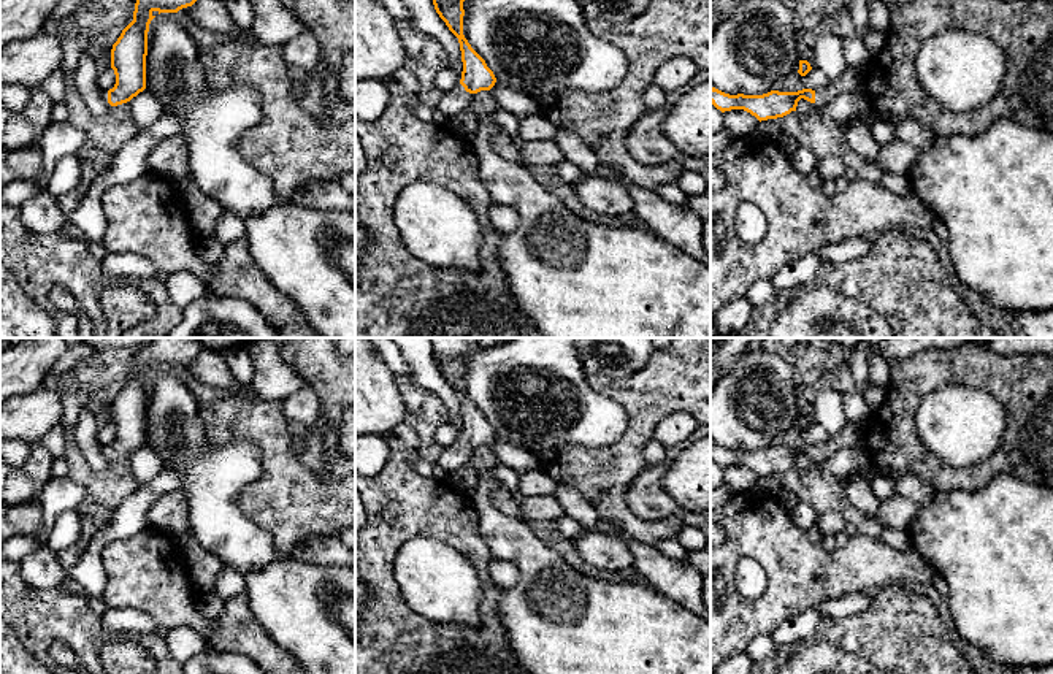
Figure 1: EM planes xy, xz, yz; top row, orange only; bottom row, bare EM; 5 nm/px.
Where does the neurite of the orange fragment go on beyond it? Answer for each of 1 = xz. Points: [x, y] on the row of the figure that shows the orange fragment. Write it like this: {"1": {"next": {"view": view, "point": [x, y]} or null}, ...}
{"1": {"next": {"view": "xz", "point": [457, 100]}}}

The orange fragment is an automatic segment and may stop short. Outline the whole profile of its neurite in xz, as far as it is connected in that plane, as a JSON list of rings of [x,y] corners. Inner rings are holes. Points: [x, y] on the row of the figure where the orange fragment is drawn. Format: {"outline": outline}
{"outline": [[[433,0],[436,13],[458,38],[463,62],[460,82],[446,92],[435,108],[446,116],[465,113],[469,108],[473,94],[490,90],[496,82],[493,71],[463,35],[463,2],[465,0]]]}

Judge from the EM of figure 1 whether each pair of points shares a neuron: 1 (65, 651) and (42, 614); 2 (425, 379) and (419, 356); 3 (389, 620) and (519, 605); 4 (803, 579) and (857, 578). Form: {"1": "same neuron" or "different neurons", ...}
{"1": "different neurons", "2": "same neuron", "3": "different neurons", "4": "same neuron"}

